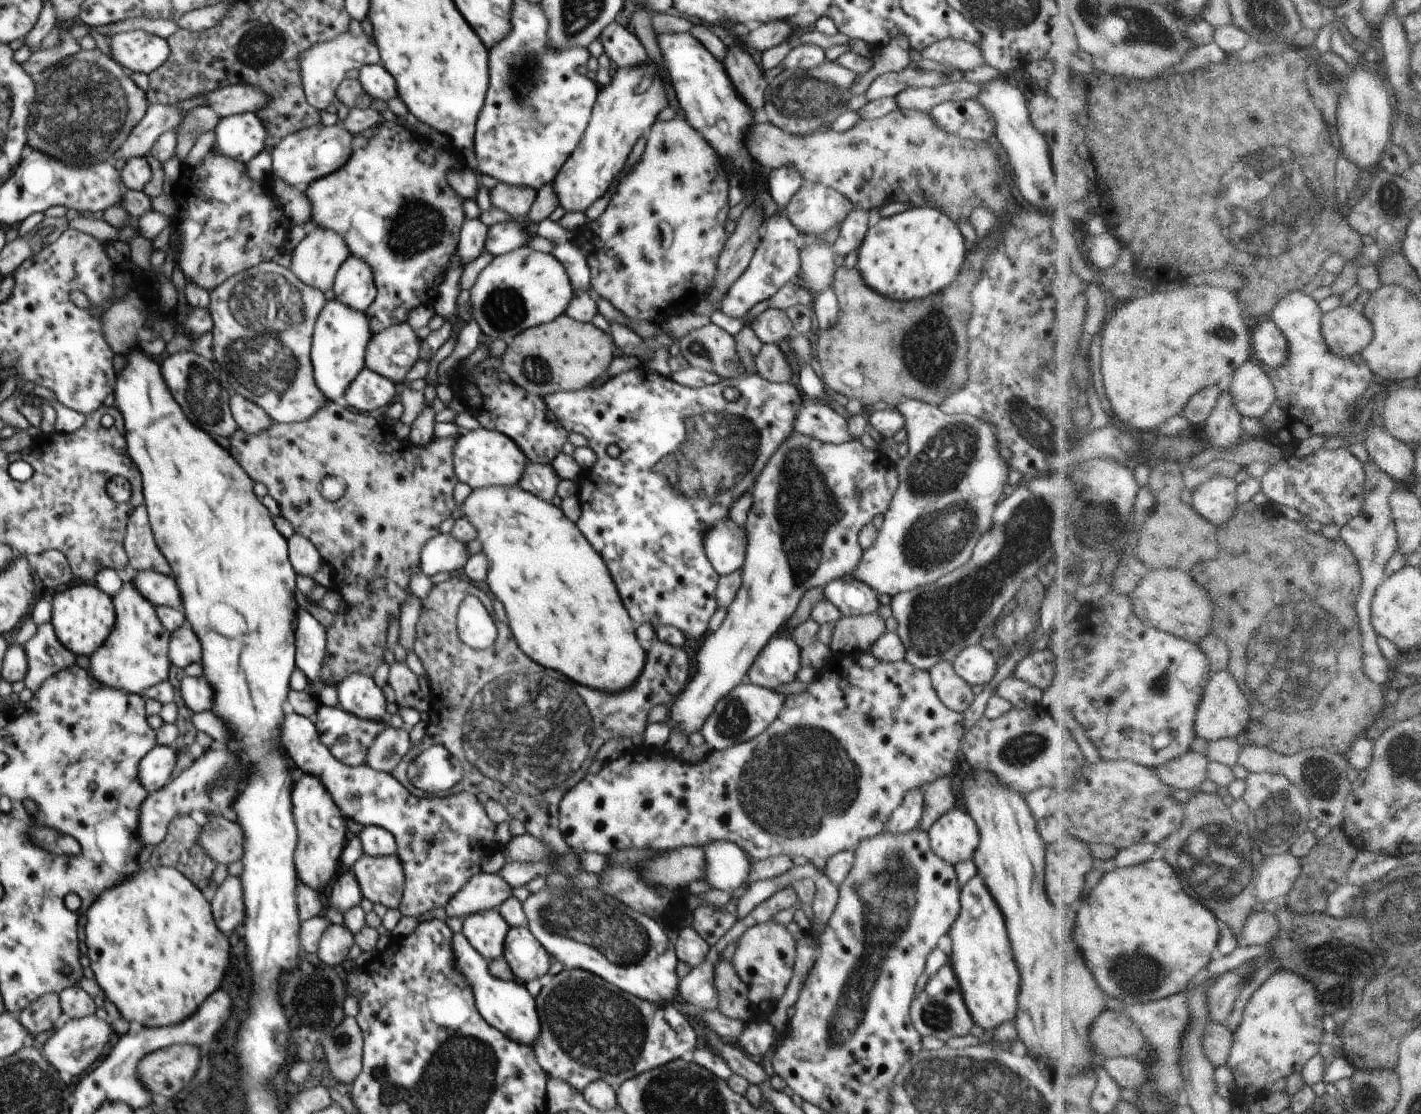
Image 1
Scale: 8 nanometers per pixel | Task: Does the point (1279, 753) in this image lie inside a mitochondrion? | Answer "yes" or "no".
no

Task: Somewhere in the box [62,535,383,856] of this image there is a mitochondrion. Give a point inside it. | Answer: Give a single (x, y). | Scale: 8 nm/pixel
(222, 780)

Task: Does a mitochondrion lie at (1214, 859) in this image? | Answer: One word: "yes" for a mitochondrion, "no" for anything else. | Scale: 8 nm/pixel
yes

